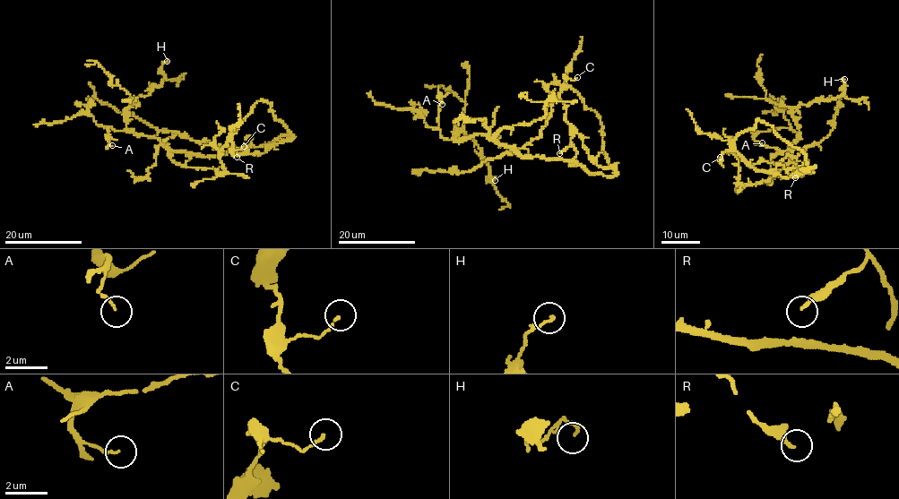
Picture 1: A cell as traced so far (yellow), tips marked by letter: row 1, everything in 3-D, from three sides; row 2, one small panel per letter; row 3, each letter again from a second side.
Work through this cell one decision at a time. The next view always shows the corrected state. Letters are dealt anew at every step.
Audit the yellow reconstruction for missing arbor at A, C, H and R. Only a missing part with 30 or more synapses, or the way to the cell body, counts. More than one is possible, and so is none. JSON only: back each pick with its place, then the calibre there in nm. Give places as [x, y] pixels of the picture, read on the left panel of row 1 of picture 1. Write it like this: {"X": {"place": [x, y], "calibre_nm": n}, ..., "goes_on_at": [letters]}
{"goes_on_at": []}

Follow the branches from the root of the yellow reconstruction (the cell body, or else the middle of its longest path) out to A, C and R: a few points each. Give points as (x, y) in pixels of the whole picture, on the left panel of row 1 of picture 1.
A: (290, 135), (262, 146), (195, 156), (173, 152), (159, 138), (110, 127), (112, 145)
C: (290, 135), (291, 140), (280, 141), (257, 155), (237, 156), (227, 142), (231, 141), (234, 150), (244, 146)
R: (290, 135), (291, 140), (280, 141), (257, 155), (249, 152), (246, 143), (246, 150), (237, 157)

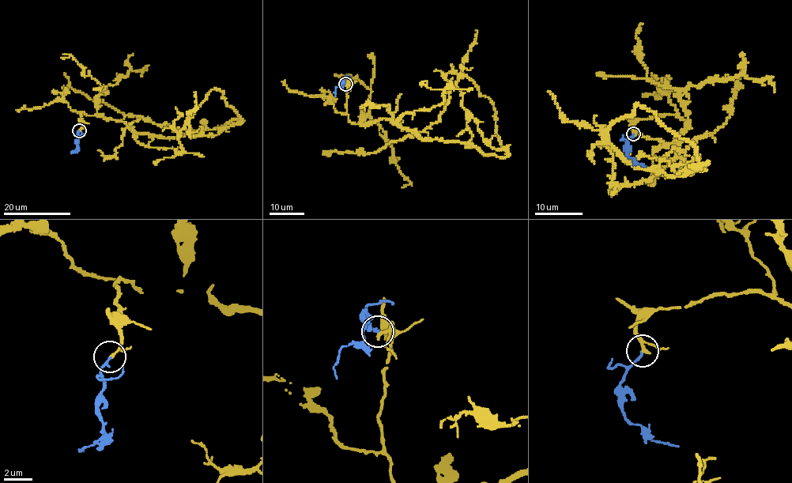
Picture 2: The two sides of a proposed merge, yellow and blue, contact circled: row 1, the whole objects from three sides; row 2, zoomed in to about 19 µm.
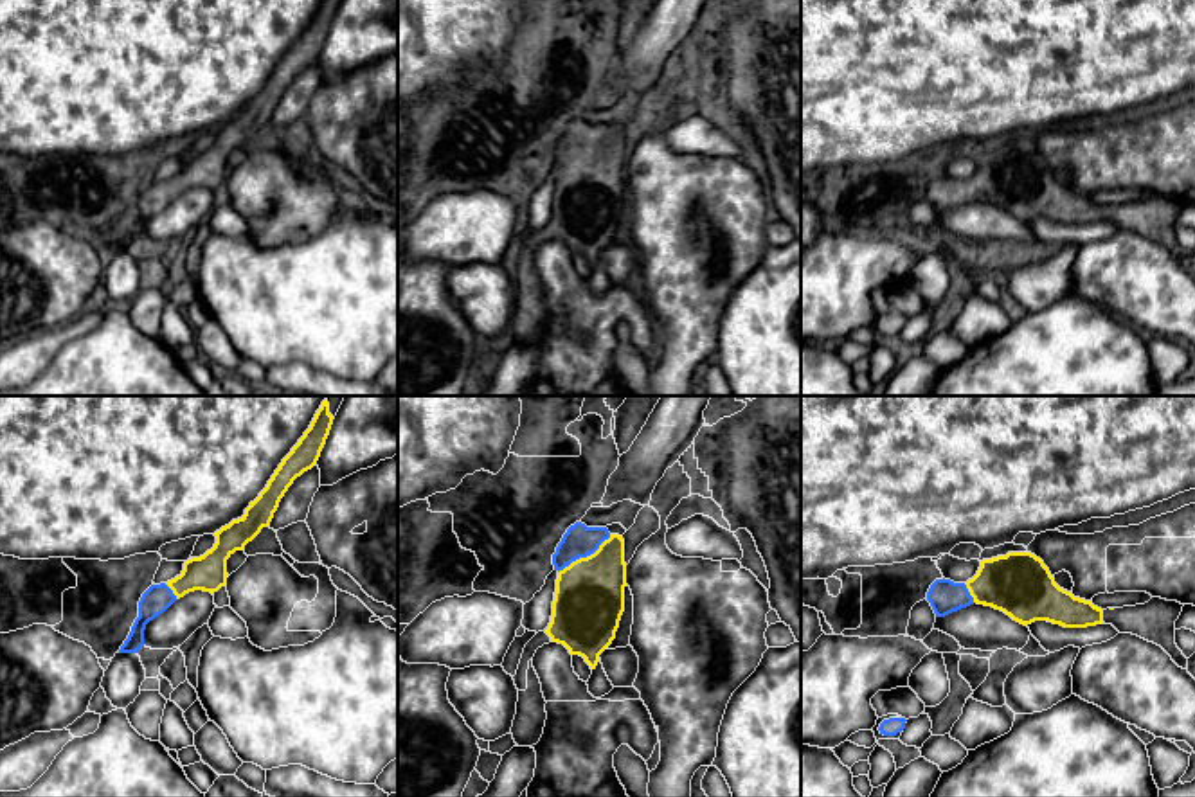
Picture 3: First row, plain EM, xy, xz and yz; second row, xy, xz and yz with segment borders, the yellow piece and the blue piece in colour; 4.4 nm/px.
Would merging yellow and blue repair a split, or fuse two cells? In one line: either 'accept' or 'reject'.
accept

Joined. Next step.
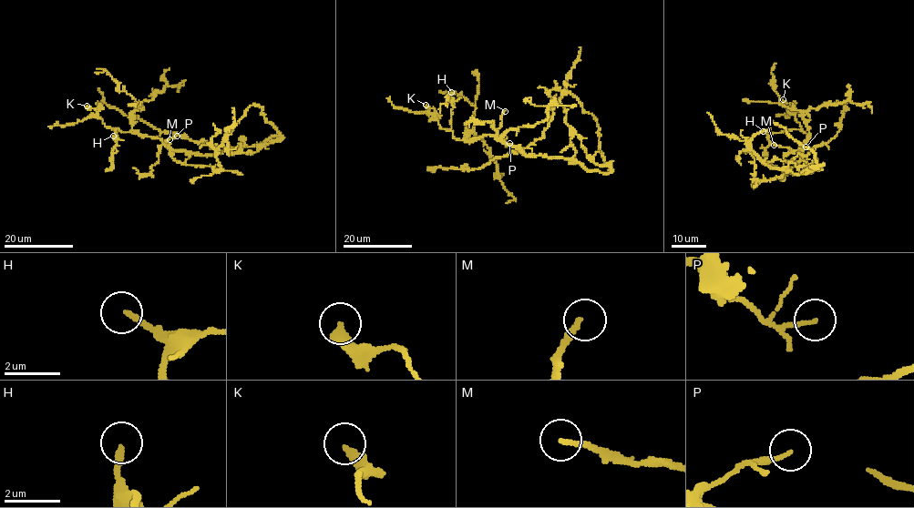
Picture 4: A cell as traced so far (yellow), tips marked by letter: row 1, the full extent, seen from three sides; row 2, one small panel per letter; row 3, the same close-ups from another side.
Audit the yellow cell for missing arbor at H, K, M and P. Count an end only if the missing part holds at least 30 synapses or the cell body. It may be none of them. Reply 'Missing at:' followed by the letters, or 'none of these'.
Missing at: M

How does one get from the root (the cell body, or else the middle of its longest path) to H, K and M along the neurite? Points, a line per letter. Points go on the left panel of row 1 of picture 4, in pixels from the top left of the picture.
H: (280, 137), (205, 155), (174, 151), (160, 138), (132, 131), (118, 128), (113, 136)
K: (280, 137), (272, 137), (254, 146), (194, 155), (174, 151), (160, 138), (107, 127), (97, 111), (87, 106)
M: (280, 137), (272, 137), (254, 146), (205, 155), (174, 151), (164, 143), (169, 139)

